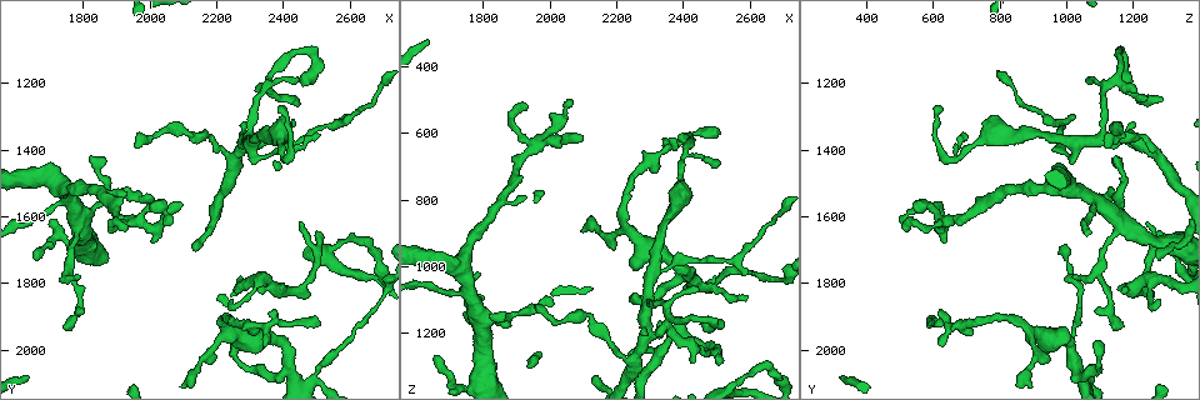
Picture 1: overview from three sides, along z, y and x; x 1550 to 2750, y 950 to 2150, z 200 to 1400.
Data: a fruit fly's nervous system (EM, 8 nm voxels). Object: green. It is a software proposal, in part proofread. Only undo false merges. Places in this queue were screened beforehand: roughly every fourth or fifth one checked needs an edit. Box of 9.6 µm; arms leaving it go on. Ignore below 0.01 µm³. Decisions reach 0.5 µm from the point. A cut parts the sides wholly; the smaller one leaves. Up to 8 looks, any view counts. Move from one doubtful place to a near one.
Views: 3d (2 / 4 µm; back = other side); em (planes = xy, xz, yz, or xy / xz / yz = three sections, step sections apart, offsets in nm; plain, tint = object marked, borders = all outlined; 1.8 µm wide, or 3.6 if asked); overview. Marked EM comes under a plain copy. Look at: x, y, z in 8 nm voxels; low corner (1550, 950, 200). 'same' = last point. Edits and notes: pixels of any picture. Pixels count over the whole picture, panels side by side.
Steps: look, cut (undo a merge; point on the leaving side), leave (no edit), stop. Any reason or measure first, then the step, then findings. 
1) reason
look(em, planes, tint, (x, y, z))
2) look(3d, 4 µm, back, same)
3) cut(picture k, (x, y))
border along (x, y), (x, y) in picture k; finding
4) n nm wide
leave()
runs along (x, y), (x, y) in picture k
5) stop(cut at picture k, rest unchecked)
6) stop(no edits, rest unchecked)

look(3d, 2 µm, (2400, 1430, 660))

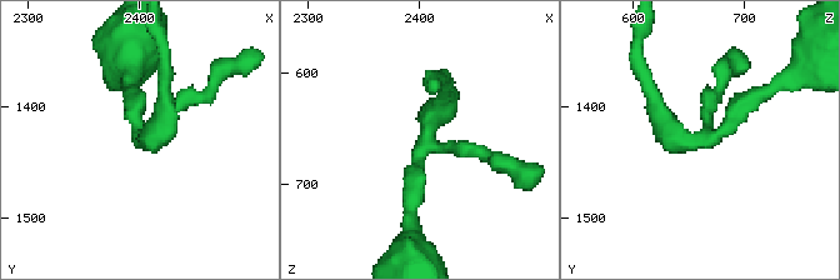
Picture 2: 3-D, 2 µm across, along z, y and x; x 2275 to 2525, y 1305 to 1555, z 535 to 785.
need the tissue
look(em, yz, step 4, tint, (2398, 1428, 670))

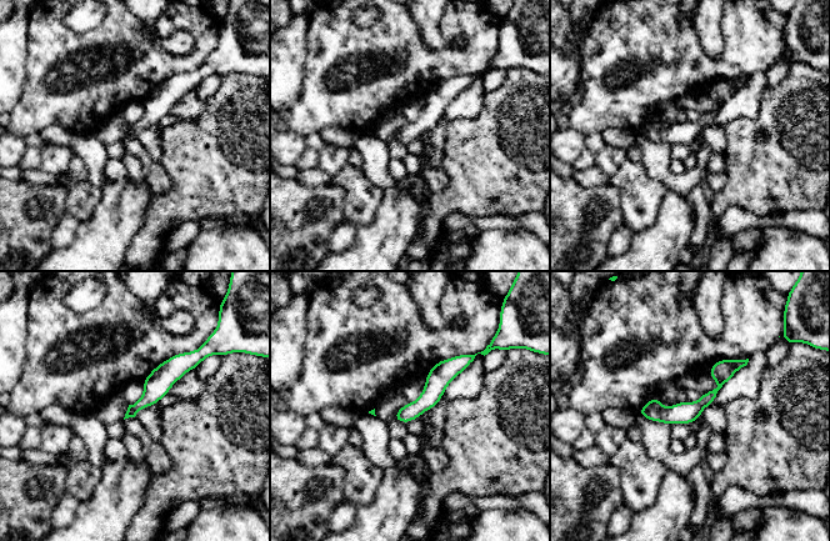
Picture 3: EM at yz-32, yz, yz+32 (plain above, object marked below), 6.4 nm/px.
look(em, planes, tint, same)

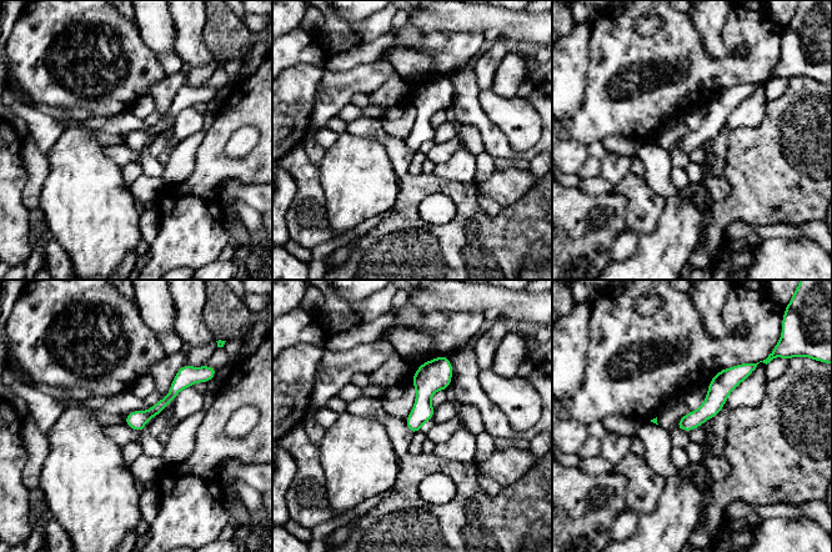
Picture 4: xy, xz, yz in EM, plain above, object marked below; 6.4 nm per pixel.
leave()
runs along (748, 371), (680, 426) in picture 4; continuous, no second neuron

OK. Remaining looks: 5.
four or more arms meet
look(em, xz, step 4, tint, (2410, 2070, 1040))

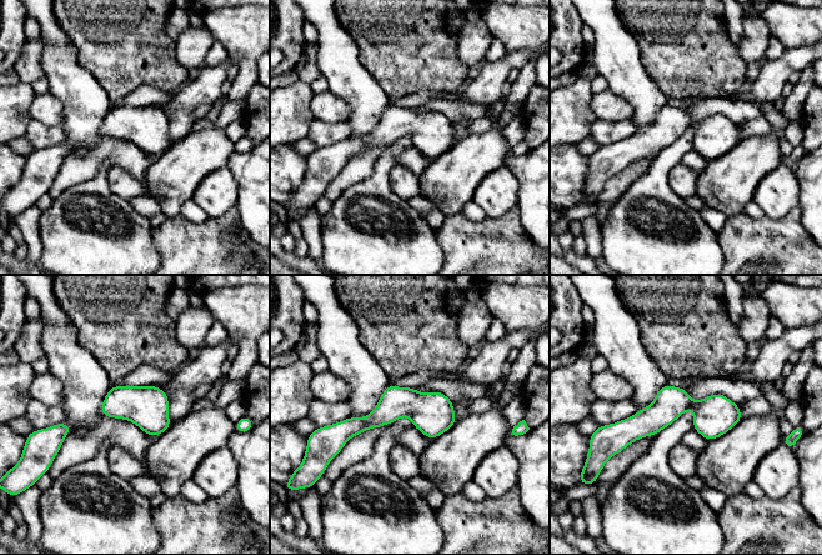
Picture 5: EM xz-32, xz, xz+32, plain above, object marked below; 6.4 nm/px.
another direction
look(em, planes, tint, same)

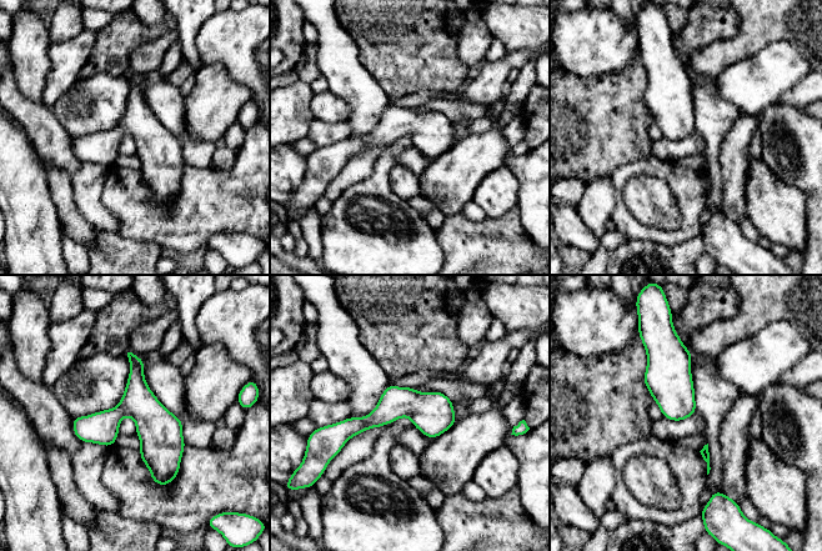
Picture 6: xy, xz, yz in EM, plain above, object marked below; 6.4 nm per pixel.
240 nm wide
leave()
continuous, no second neuron

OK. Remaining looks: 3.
thin neck
look(em, planes, tint, (2690, 1730, 1330))

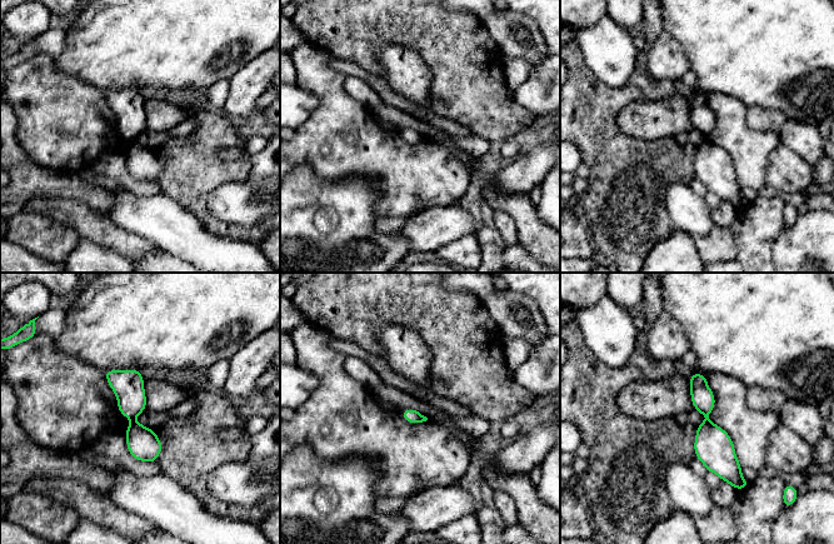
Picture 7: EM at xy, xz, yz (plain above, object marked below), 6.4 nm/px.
100 nm wide
leave()
runs along (695, 377), (707, 433), (737, 478) in picture 7; all the same neuron

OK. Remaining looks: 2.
stop(no edits, rest unchecked)

